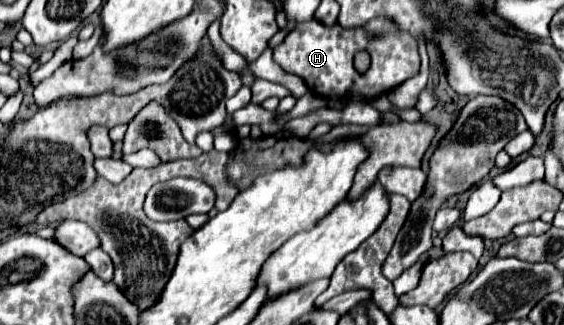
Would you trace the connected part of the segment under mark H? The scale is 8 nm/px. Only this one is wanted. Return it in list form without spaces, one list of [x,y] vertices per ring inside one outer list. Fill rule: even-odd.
[[[376,17],[374,21],[368,21],[366,29],[342,29],[338,23],[328,27],[320,21],[300,23],[298,29],[294,27],[286,35],[286,39],[278,47],[274,47],[274,61],[284,71],[302,77],[312,93],[326,99],[348,99],[348,95],[356,93],[366,101],[372,101],[402,85],[420,69],[416,37],[412,37],[404,29],[396,29],[394,19],[390,17]],[[366,47],[372,47],[372,63],[366,73],[358,73],[354,69],[354,55],[366,51]]]

